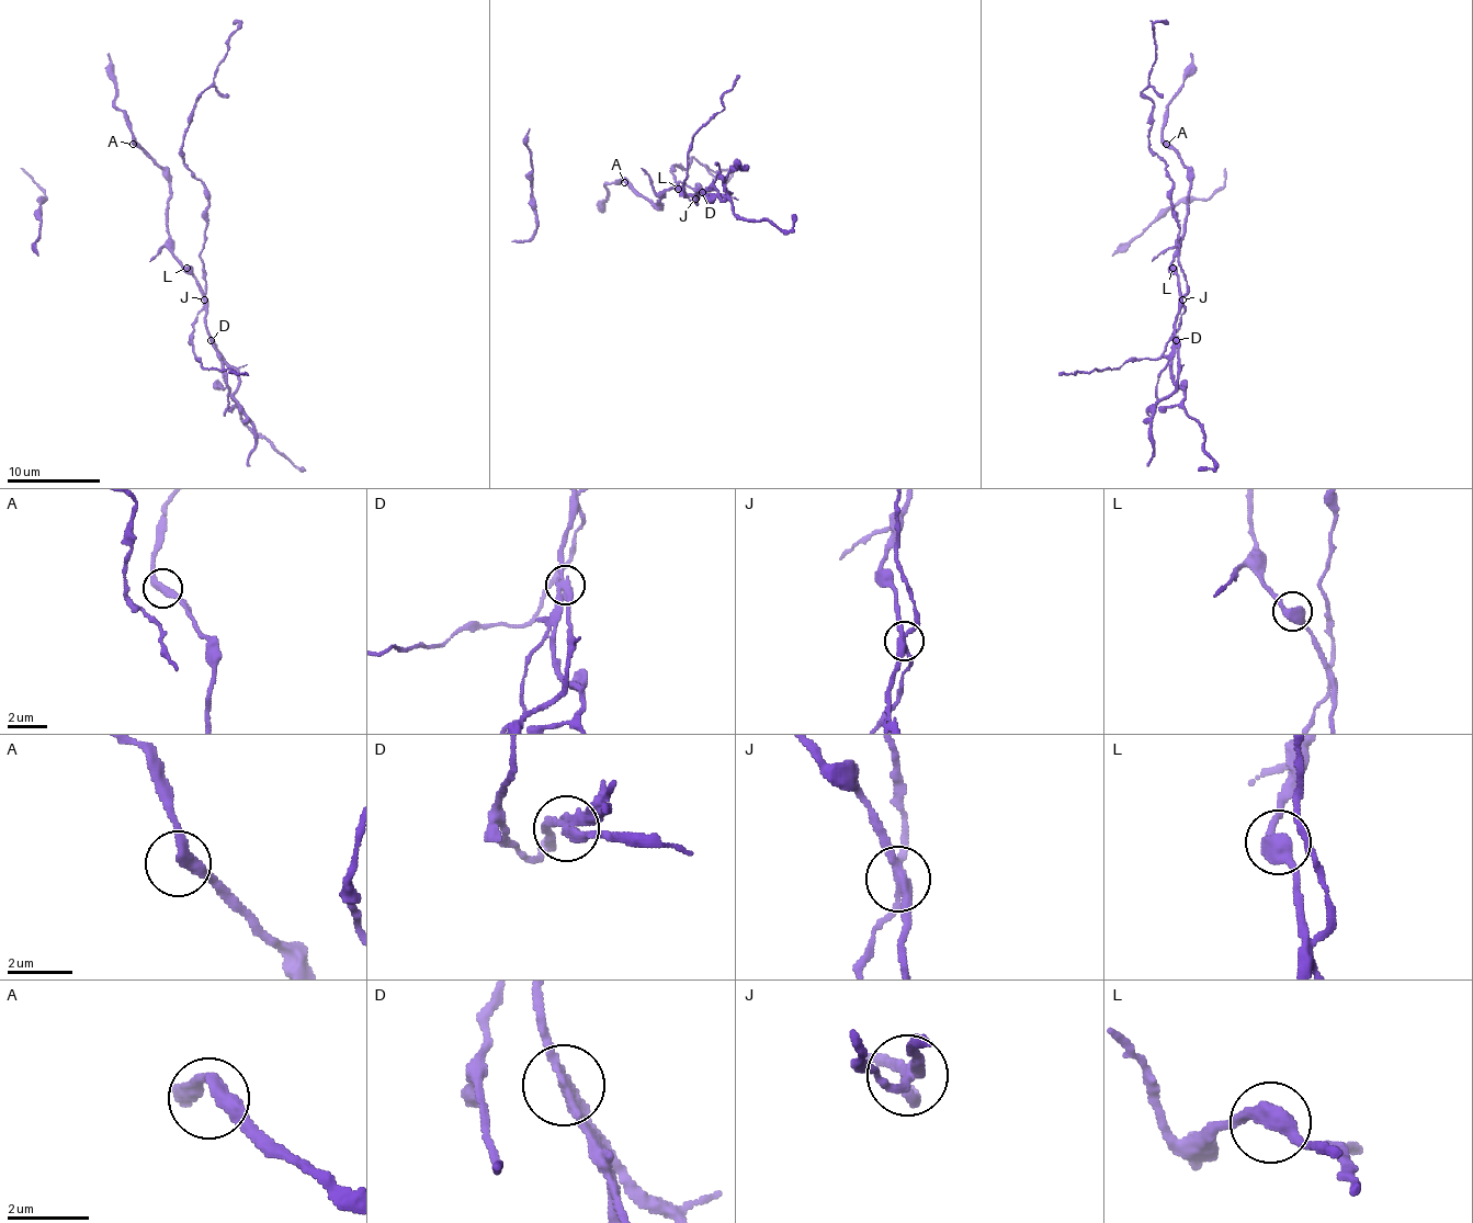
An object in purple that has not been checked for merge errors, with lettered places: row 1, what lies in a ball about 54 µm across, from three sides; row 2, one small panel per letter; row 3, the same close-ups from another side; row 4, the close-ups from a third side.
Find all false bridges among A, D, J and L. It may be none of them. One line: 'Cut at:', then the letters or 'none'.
Cut at: D, J

